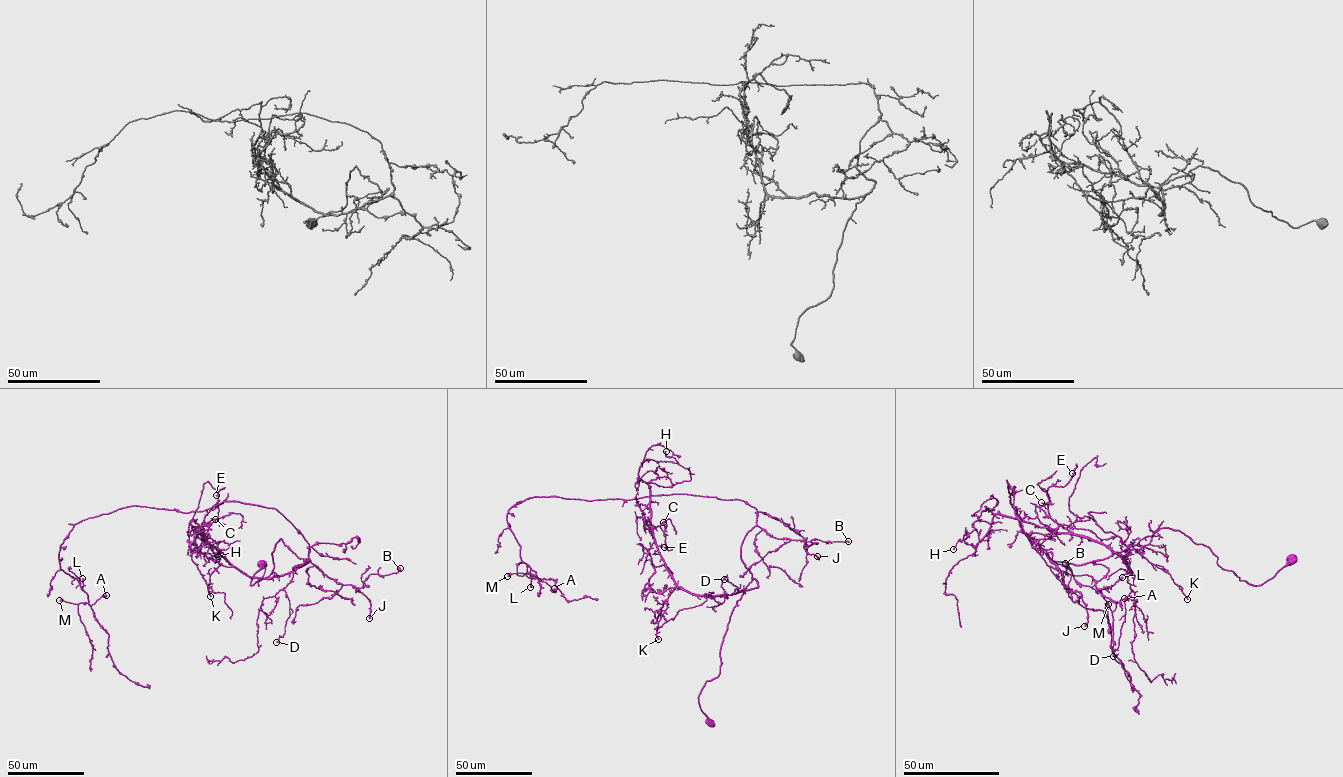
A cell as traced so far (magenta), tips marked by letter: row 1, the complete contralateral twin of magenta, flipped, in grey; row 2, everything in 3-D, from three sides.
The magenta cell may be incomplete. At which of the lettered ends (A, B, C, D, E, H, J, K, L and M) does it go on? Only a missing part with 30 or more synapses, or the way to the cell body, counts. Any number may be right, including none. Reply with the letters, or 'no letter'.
J, K

